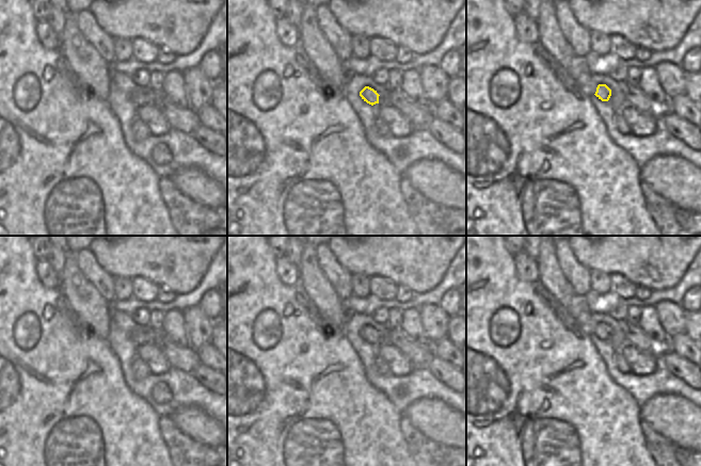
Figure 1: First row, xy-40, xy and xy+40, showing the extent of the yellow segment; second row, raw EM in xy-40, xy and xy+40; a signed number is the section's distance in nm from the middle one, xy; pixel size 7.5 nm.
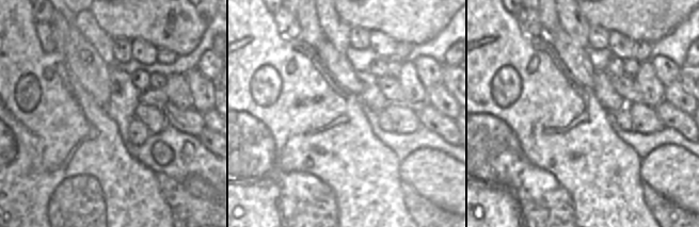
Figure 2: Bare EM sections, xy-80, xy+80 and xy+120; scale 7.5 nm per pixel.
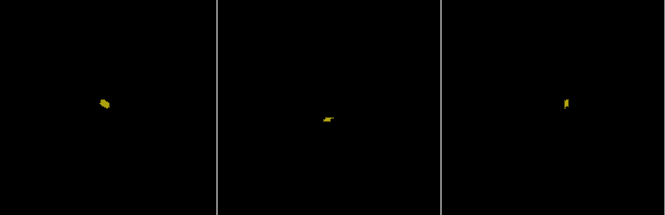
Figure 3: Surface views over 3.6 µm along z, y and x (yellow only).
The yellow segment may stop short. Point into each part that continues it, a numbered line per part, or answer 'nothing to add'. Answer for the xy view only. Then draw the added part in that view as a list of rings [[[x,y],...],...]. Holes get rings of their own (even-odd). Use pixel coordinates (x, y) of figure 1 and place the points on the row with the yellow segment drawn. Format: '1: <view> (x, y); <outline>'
1: xy (382, 100); [[[379,96],[379,105],[382,107],[389,106],[389,96],[386,97]]]

